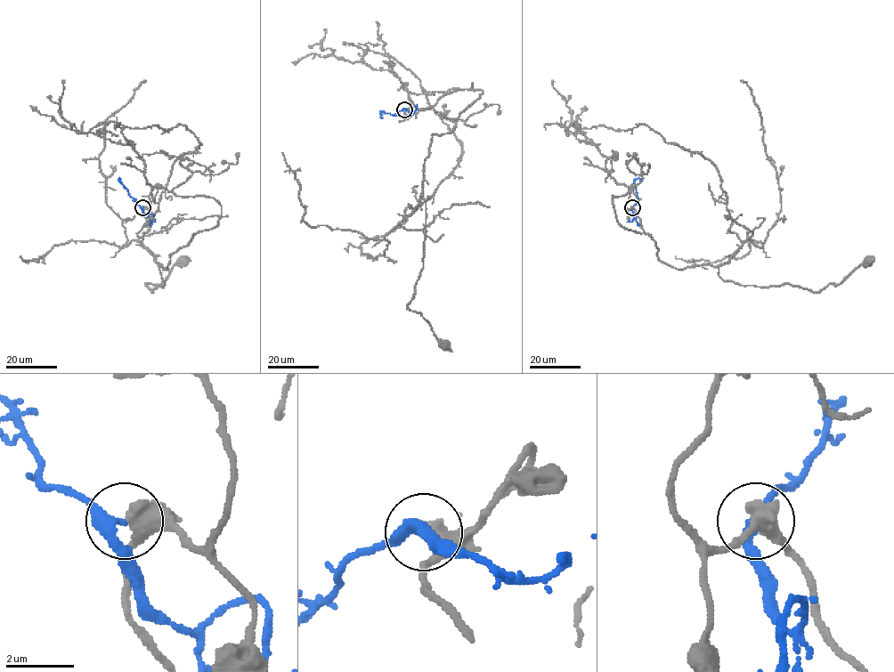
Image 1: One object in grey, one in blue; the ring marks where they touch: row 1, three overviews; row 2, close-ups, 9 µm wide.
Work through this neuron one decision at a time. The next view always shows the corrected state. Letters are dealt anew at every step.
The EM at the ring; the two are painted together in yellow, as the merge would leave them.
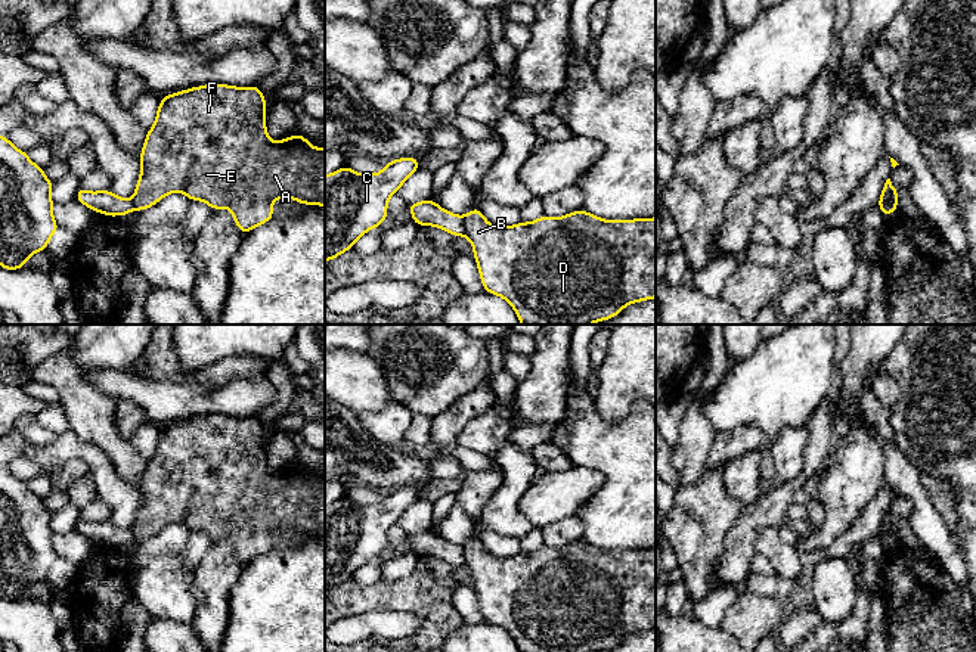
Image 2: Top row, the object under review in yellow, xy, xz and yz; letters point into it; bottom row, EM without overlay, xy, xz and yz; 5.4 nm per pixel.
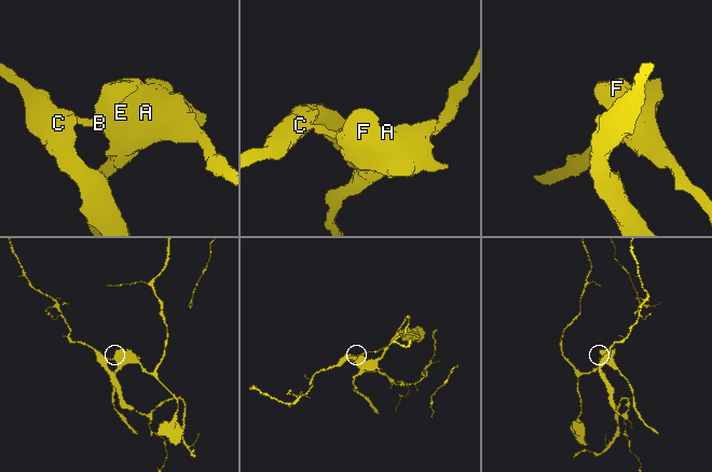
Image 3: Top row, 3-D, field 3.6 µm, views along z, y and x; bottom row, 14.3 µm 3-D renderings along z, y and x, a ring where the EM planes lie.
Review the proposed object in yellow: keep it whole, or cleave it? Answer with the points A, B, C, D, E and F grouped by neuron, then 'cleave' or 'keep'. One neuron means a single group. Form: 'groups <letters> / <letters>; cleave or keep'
groups A B D E F / C; cleave

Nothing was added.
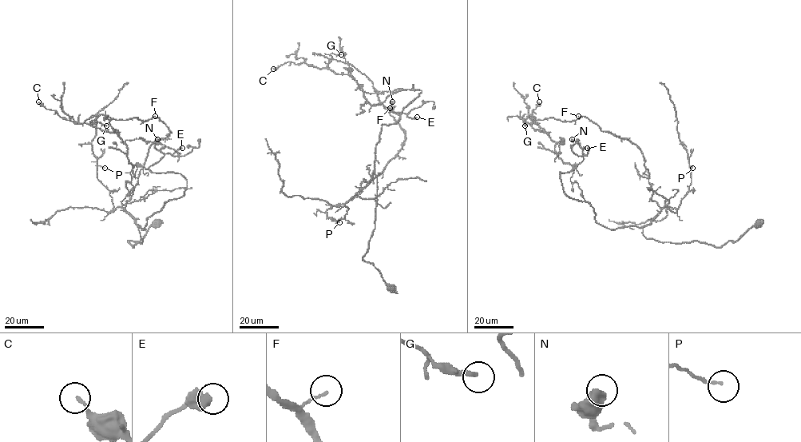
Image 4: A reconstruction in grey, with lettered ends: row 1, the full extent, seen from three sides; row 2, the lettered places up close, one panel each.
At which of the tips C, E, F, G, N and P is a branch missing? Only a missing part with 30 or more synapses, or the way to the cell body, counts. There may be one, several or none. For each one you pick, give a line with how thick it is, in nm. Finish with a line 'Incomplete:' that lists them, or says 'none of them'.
Incomplete: none of them

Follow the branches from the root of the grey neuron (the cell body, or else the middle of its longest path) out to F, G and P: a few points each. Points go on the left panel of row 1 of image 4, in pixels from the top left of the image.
F: (156, 223), (139, 241), (128, 241), (133, 247), (142, 238), (125, 203), (149, 147), (170, 133), (155, 116)
G: (156, 223), (128, 241), (142, 238), (125, 203), (168, 128), (155, 116), (101, 114), (95, 120), (106, 125)
P: (156, 223), (132, 246), (142, 241), (138, 226), (120, 208), (109, 212), (97, 174), (105, 168)

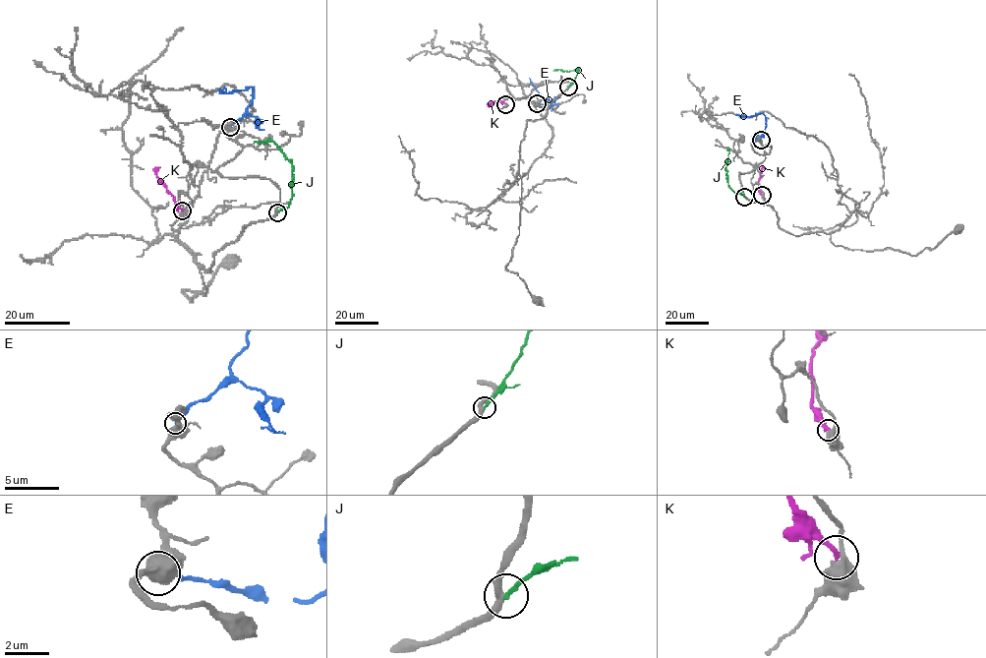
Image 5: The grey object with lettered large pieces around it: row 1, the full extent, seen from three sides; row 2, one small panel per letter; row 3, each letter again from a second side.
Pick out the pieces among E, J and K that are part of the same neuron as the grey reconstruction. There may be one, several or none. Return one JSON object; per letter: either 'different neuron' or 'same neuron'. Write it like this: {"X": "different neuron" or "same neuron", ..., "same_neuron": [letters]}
{"E": "same neuron", "J": "different neuron", "K": "different neuron", "same_neuron": ["E"]}

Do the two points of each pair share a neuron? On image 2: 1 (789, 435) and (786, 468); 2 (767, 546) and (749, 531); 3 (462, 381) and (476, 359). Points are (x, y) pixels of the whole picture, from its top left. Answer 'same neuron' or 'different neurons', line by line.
1: same neuron
2: different neurons
3: same neuron

